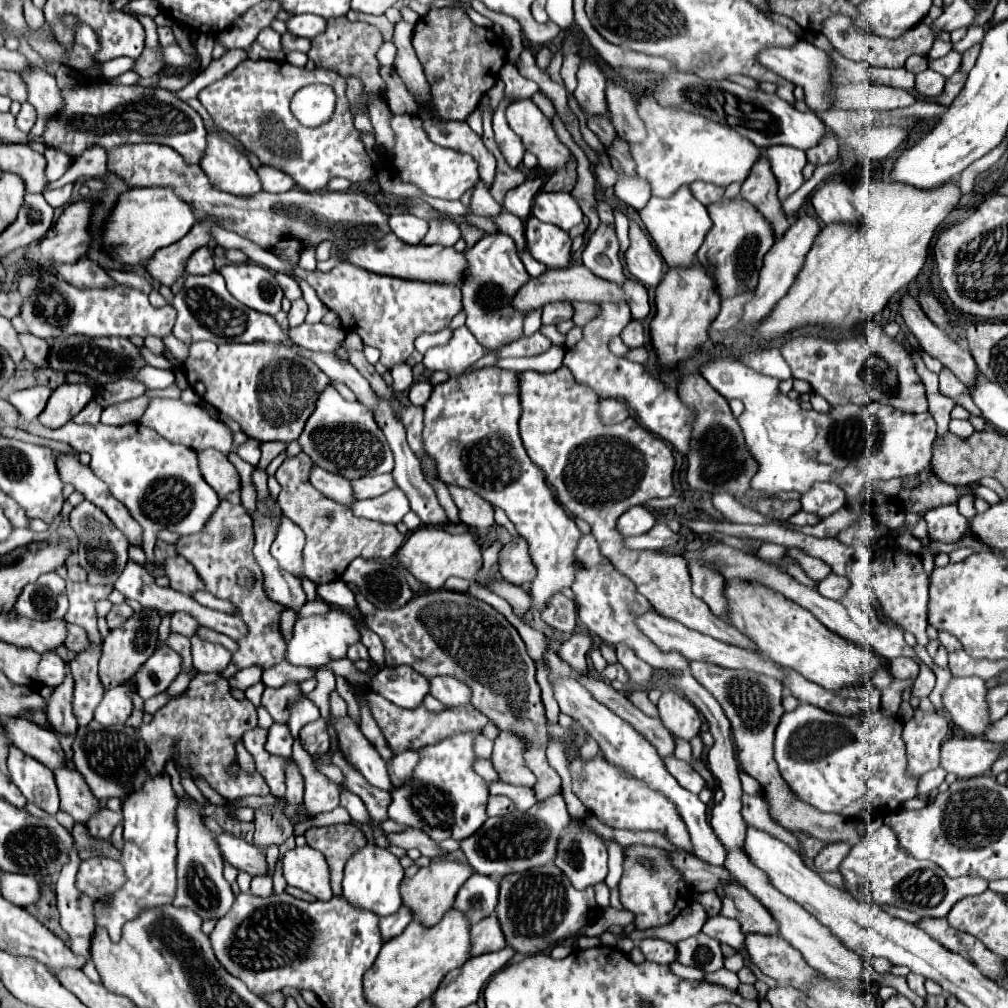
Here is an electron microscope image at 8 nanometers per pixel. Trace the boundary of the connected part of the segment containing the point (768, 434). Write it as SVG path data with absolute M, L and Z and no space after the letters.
M716 356L702 366L702 376L710 382L714 390L718 390L724 398L738 398L744 402L744 412L740 414L740 428L746 438L746 446L752 458L758 462L756 478L752 478L752 486L764 492L800 492L808 494L818 482L832 482L846 492L846 496L862 496L866 484L870 480L892 480L892 478L908 478L920 476L932 458L932 446L936 440L936 422L934 418L924 414L908 414L896 410L882 402L870 402L864 406L844 404L834 406L830 412L802 410L796 400L780 394L780 380L748 370L744 364L730 356Z

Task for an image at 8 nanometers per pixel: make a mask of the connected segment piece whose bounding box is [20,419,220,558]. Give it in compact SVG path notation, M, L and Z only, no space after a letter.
M21 420L20 429L50 440L72 446L74 452L88 452L92 456L92 472L104 480L116 500L120 500L130 516L142 526L142 548L152 558L154 544L162 530L178 532L182 536L198 534L206 520L218 508L218 494L206 484L198 470L196 452L182 444L166 442L156 430L140 424L106 426L106 424L76 424L68 422L62 428L50 430L40 422Z

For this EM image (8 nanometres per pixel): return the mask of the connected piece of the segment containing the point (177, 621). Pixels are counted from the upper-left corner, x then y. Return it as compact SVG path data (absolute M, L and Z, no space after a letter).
M178 612L178 614L172 614L172 620L170 620L170 632L174 634L182 634L182 636L192 636L198 628L198 622L190 616L190 614L184 614L184 612Z

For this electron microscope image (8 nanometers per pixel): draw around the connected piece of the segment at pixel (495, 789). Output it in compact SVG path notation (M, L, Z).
M502 781L493 782L489 785L490 795L505 795L515 803L516 809L525 812L537 803L532 789L515 786Z

